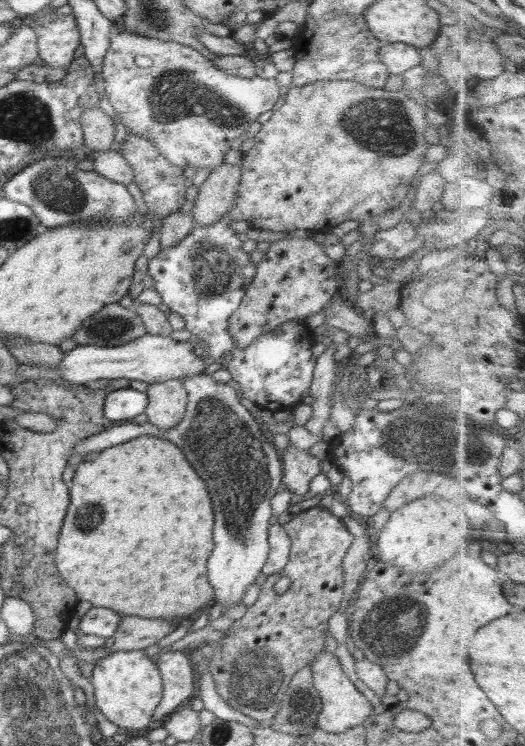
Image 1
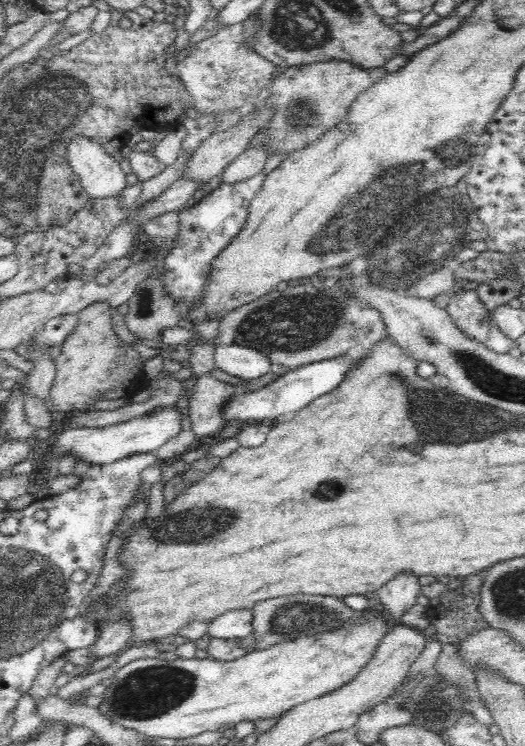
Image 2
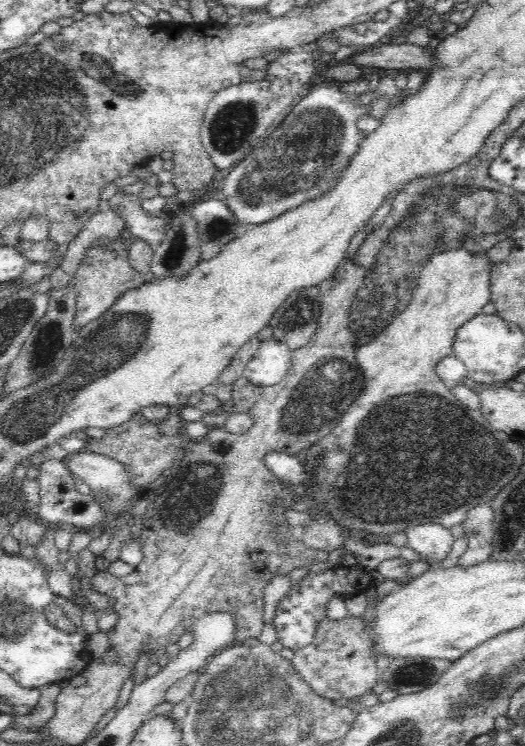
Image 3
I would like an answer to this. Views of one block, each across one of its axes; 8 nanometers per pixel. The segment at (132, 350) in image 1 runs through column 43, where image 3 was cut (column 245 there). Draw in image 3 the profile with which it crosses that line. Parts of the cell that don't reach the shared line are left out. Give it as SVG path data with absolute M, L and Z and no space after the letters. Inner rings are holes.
M278 339L261 341L243 376L252 384L267 387L278 384L290 370L293 352Z

